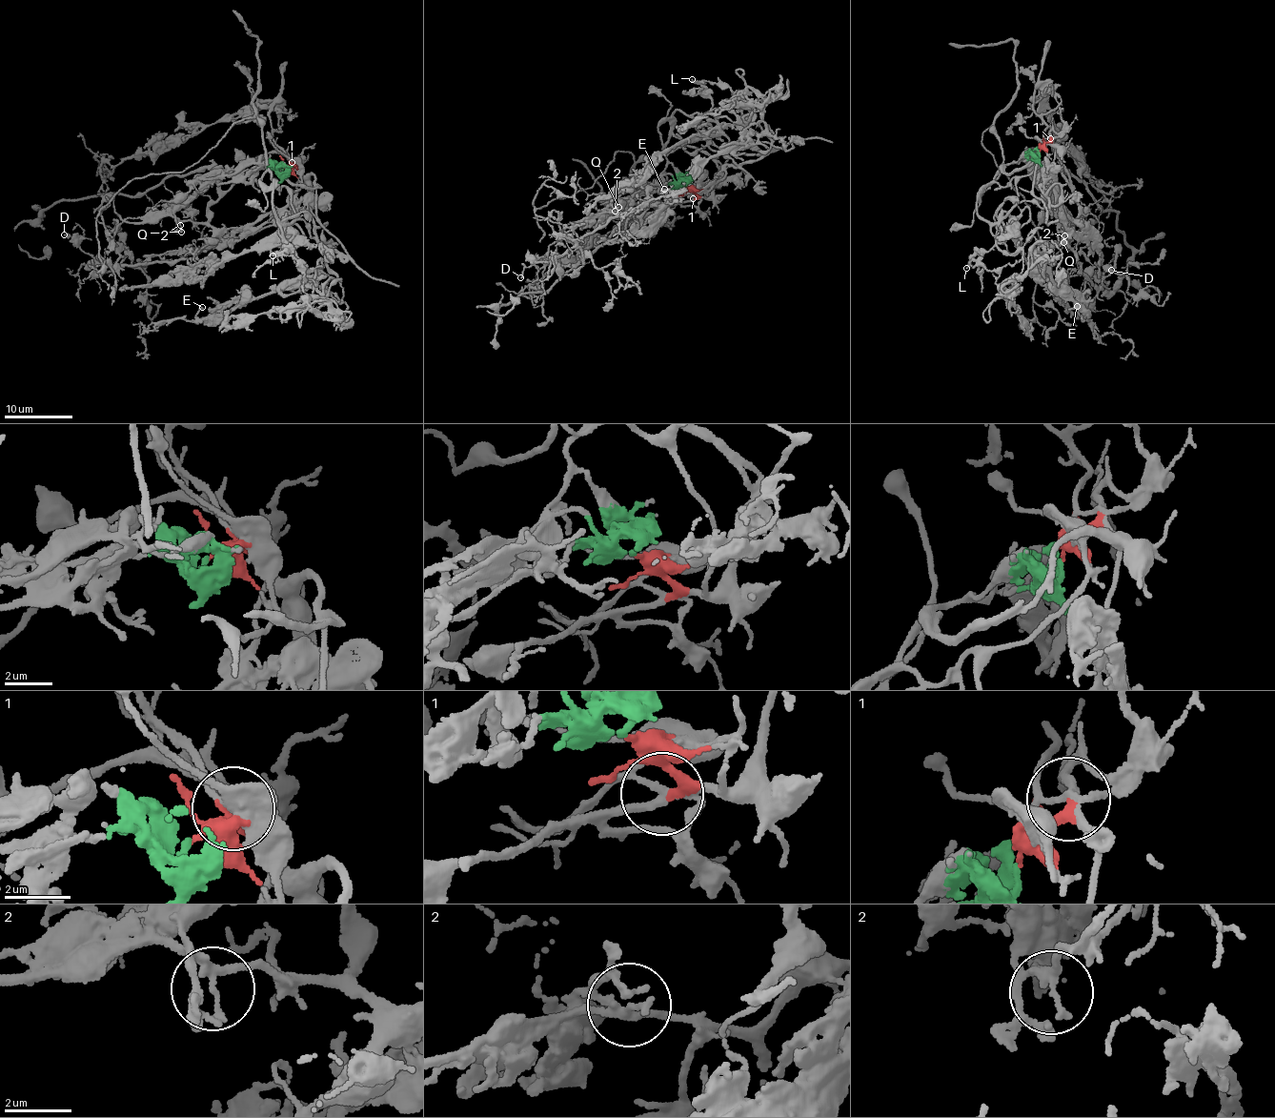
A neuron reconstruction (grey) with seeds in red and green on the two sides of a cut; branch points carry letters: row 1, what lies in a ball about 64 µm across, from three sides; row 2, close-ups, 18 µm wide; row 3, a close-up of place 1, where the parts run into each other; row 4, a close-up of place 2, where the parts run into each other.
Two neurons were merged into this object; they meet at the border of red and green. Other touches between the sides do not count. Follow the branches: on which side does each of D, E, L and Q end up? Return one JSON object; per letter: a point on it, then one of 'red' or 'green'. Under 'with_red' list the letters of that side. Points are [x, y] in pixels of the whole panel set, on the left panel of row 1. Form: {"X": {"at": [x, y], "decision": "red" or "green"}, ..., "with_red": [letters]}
{"D": {"at": [64, 234], "decision": "red"}, "E": {"at": [202, 307], "decision": "green"}, "L": {"at": [273, 255], "decision": "green"}, "Q": {"at": [181, 232], "decision": "green"}, "with_red": ["D"]}

